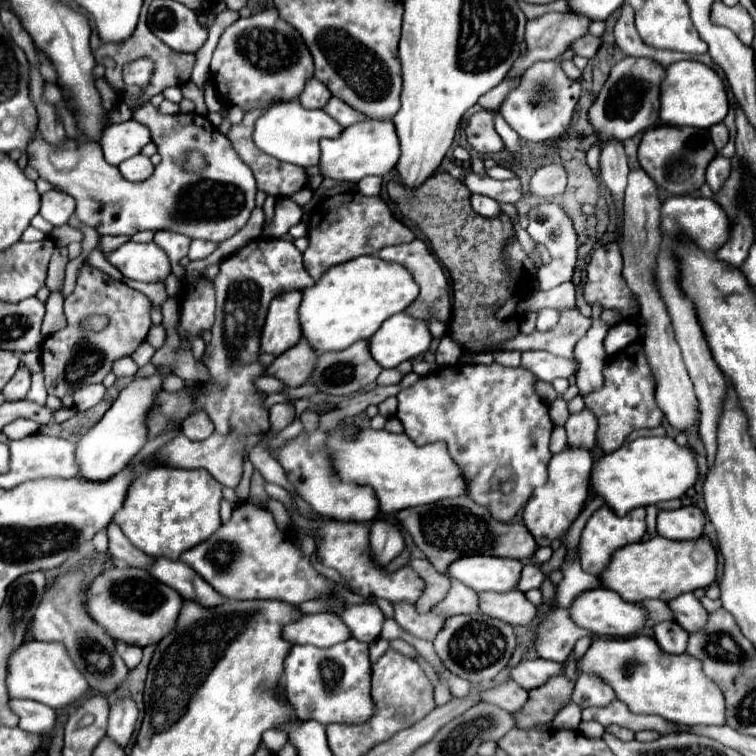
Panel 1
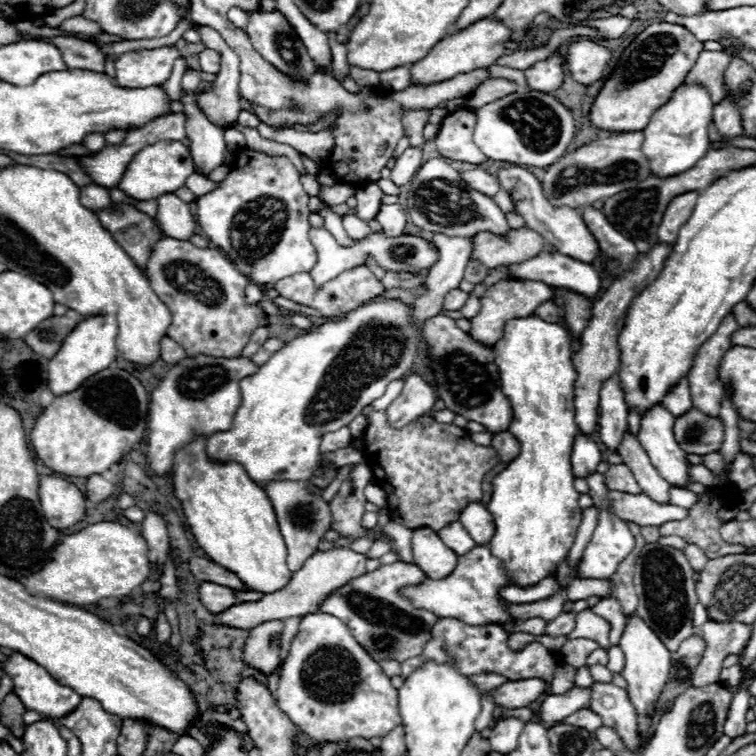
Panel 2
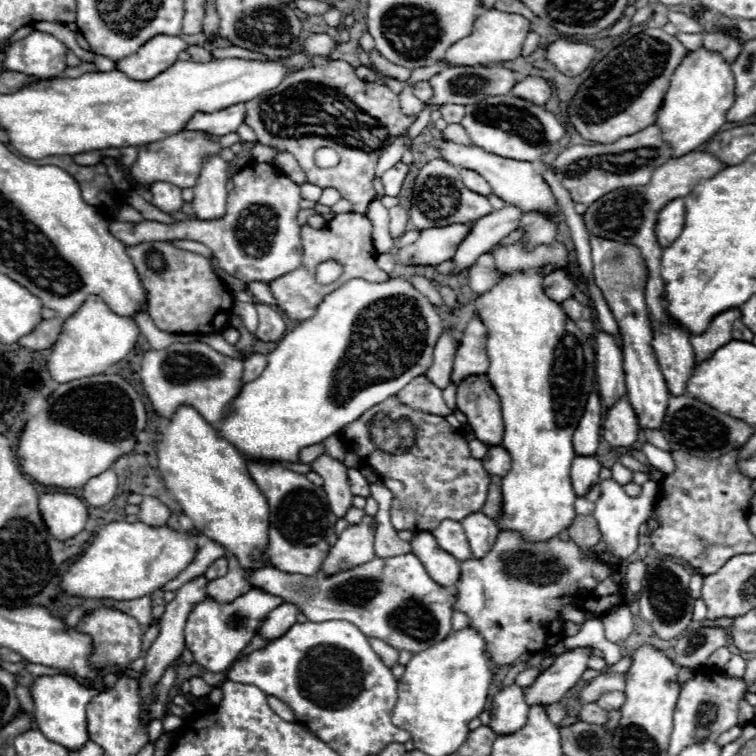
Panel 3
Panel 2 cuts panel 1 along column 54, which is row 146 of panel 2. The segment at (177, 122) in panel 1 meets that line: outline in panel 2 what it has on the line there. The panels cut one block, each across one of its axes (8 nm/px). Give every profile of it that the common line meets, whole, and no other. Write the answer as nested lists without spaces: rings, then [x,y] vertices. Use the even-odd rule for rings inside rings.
[[[160,140],[156,144],[142,148],[132,158],[118,188],[136,200],[152,200],[166,192],[176,192],[178,188],[182,188],[186,184],[186,178],[192,172],[196,170],[194,170],[194,162],[192,162],[192,154],[188,146],[184,146],[178,140]]]

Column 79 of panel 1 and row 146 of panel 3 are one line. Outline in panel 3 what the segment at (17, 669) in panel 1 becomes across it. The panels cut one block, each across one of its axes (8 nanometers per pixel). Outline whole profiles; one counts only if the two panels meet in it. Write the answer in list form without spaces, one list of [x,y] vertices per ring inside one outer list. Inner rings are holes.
[[[704,48],[690,52],[674,70],[670,88],[656,116],[656,126],[662,130],[662,140],[670,144],[672,156],[682,158],[704,146],[726,122],[730,104],[734,104],[734,76],[730,66],[718,54]]]

